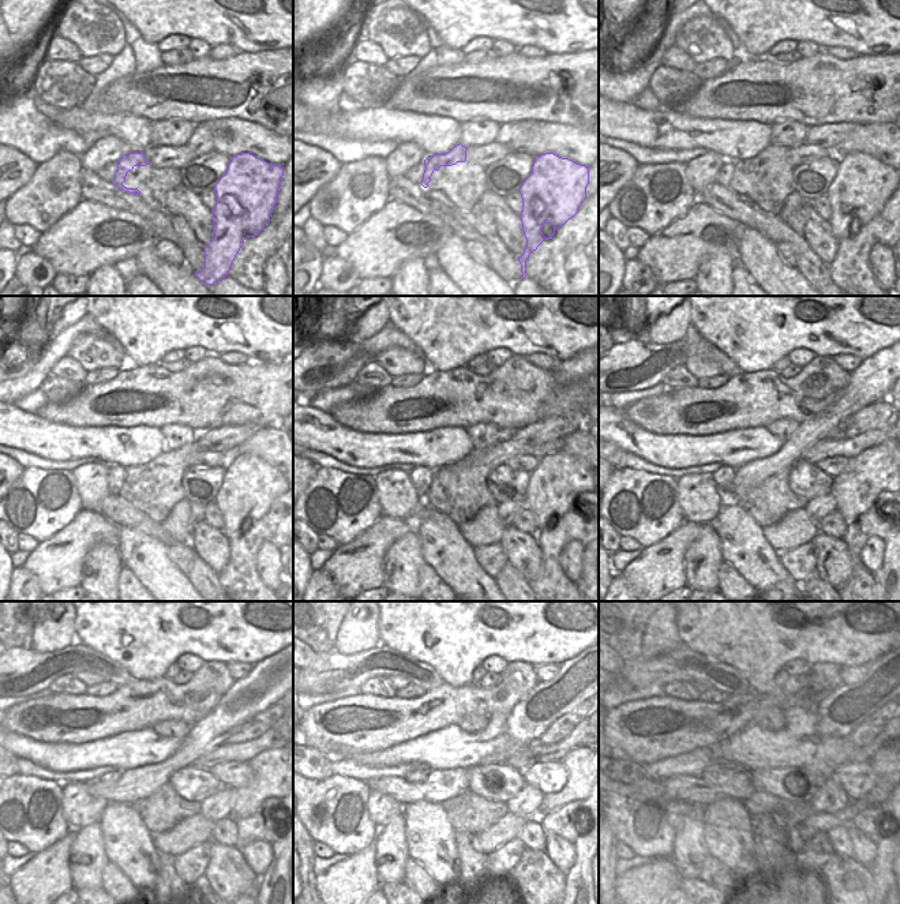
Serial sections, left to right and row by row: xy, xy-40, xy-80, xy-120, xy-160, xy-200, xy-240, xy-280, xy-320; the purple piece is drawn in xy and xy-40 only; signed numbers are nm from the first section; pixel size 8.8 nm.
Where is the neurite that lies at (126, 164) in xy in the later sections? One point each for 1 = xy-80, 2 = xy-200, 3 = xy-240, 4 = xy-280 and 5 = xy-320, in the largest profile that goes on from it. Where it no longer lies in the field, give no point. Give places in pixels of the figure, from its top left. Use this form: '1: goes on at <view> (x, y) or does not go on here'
1: goes on at xy-80 (777, 153)
2: goes on at xy-200 (870, 471)
3: goes on at xy-240 (265, 756)
4: goes on at xy-280 (570, 751)
5: goes on at xy-320 (876, 751)

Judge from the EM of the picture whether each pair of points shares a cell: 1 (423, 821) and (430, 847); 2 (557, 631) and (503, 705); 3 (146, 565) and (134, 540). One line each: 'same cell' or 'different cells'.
1: same cell
2: different cells
3: same cell

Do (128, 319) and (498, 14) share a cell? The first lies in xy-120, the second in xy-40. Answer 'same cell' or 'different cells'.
same cell

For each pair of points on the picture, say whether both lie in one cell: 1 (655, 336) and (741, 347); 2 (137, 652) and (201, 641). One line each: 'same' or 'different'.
1: different
2: same

